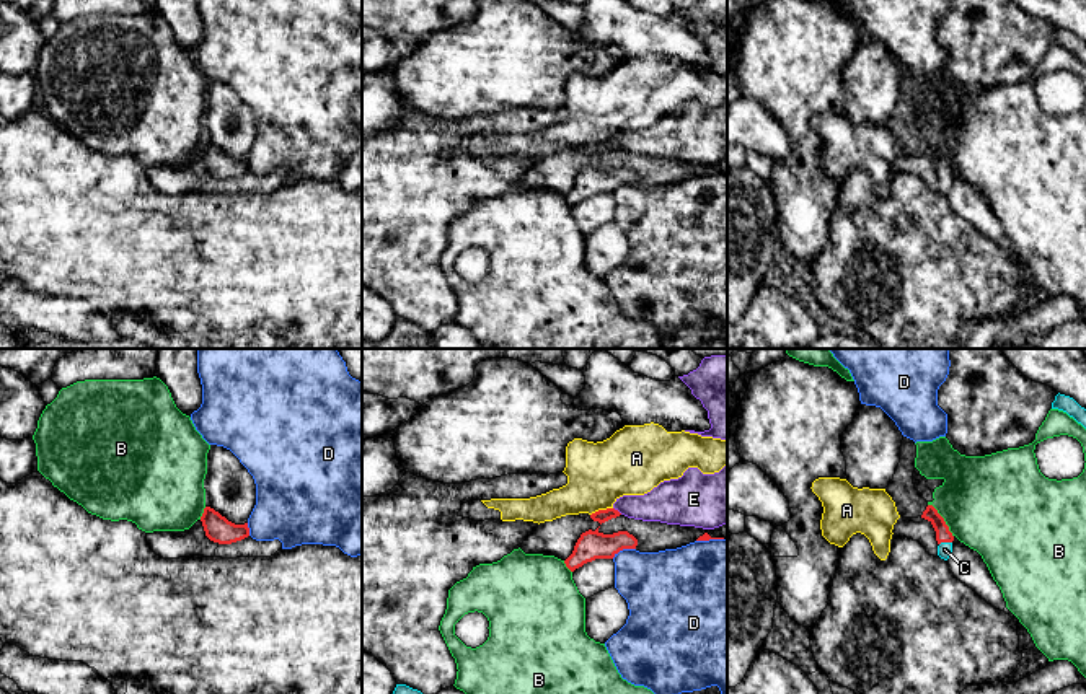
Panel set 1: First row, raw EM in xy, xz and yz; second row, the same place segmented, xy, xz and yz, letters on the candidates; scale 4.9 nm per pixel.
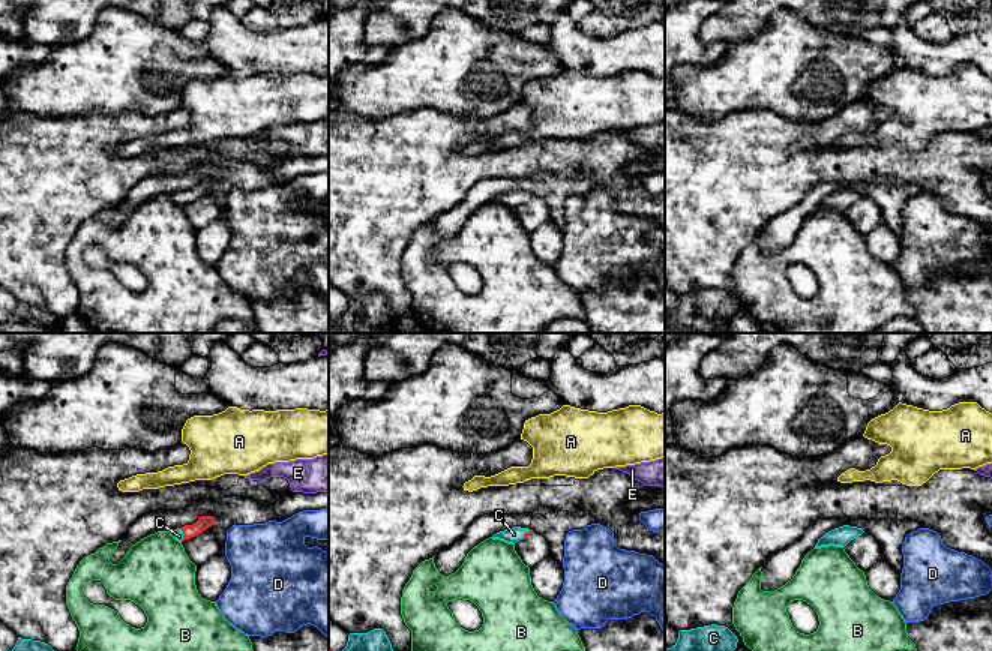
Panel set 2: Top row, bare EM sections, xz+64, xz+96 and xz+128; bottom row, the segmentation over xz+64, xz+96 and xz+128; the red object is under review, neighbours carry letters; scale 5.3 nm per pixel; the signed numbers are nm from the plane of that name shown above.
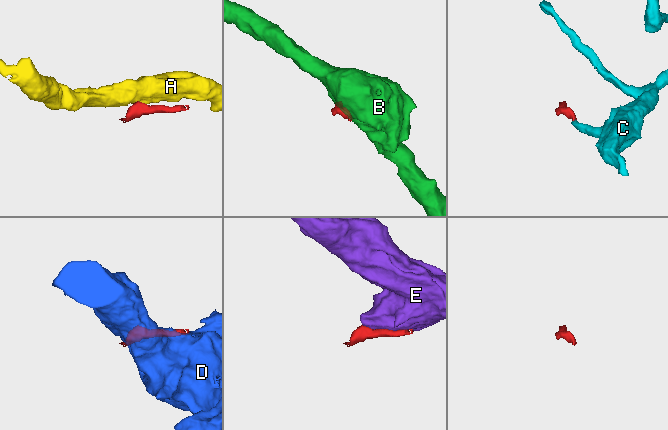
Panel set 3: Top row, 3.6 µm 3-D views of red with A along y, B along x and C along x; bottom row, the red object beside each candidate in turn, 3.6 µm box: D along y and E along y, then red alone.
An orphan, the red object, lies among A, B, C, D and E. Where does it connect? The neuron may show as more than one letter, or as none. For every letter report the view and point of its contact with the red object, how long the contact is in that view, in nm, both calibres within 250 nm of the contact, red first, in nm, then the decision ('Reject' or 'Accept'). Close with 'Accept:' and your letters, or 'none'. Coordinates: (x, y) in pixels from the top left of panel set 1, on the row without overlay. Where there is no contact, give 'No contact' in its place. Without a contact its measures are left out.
A: Touches red at xz (600, 145). Shared border 120 nm. Thickness 60 nm (red) against 300 nm. Reject
B: Touches red at yz (943, 155). Shared border 200 nm. Thickness 80 nm (red) against 480 nm. Reject
C: Touches red at yz (944, 176). Shared border 70 nm. Thickness 80 nm (red) against 70 nm. Accept
D: Touches red at xz (623, 183). Shared border 130 nm. Thickness 140 nm (red) against 340 nm. Reject
E: Touches red at xz (617, 145). Shared border 60 nm. Thickness 60 nm (red) against 190 nm. Reject
Accept: C

